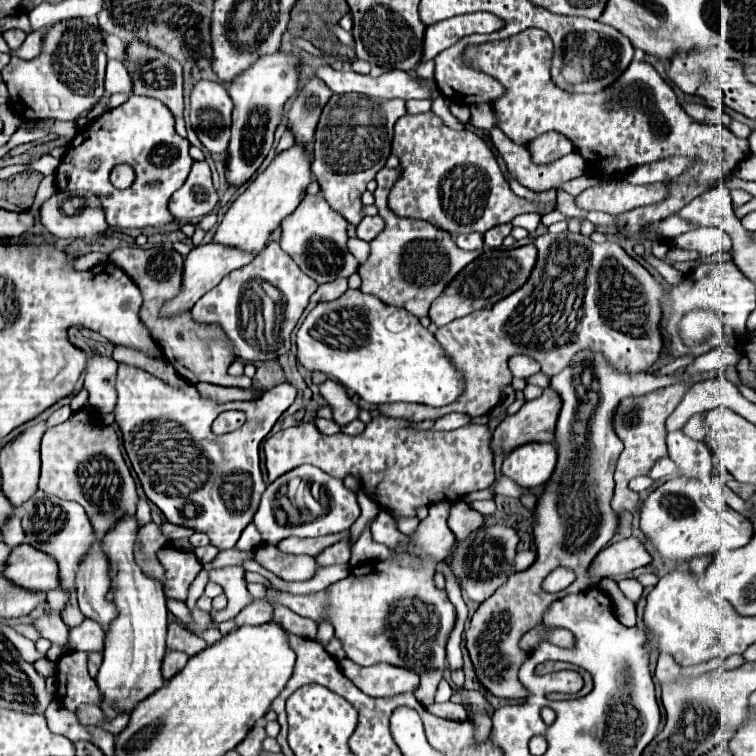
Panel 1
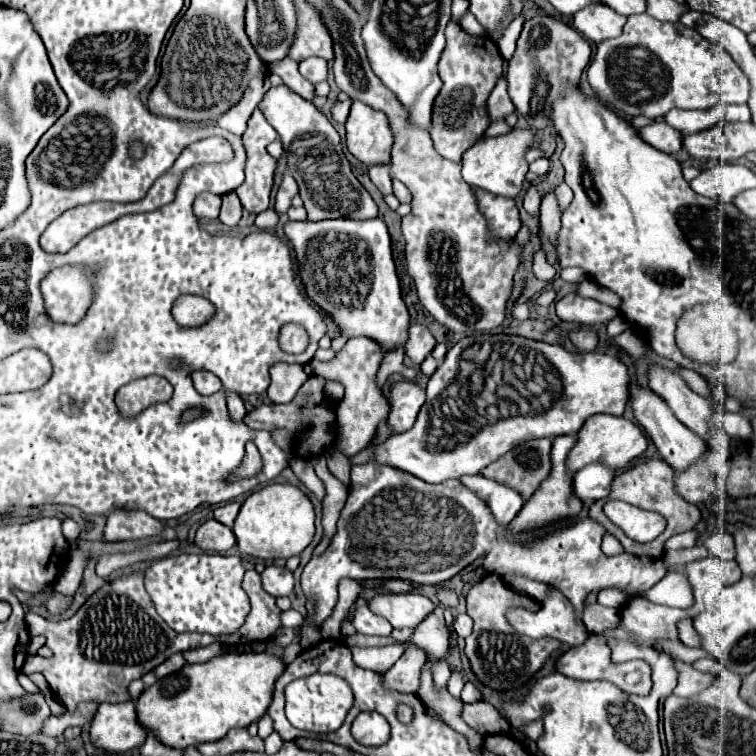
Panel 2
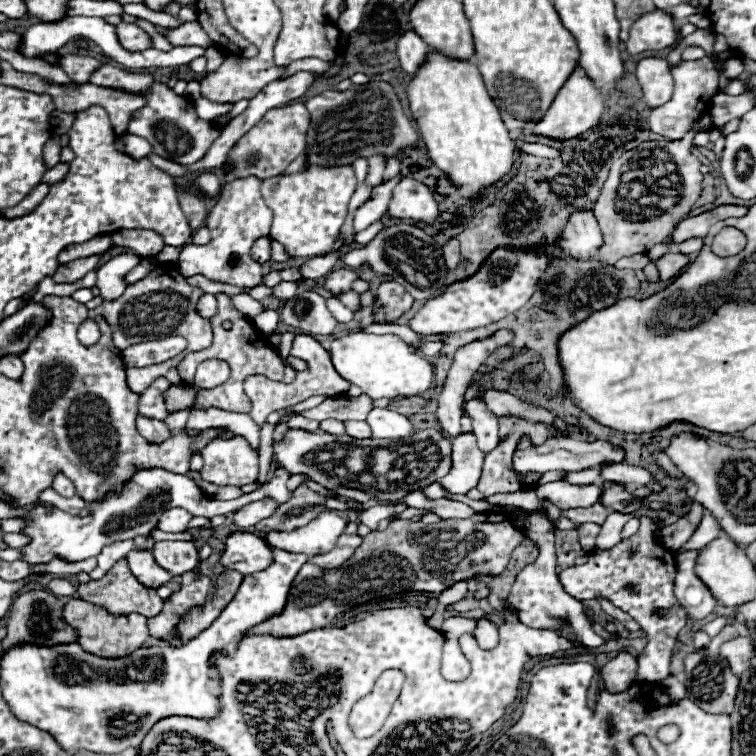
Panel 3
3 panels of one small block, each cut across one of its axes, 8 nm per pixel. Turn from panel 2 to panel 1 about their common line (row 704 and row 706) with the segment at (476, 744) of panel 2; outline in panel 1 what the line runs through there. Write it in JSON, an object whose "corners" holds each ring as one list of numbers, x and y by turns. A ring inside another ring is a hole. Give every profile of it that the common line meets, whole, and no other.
{"corners":[[444,702,444,704,432,704,428,706,428,712,448,718,448,720,466,720,468,712,462,704,454,704,454,702]]}

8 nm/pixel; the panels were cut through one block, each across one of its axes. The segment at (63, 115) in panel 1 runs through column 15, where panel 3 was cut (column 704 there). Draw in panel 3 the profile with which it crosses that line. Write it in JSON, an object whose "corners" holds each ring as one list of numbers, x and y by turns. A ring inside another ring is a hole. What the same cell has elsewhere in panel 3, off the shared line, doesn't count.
{"corners":[[702,58,702,60,694,60,694,62,680,62,676,68,672,68,672,78,674,78,672,100,660,108,654,108,650,112,648,120,650,120,652,132,656,132,664,138,670,138,670,140,678,140,690,130,692,120,708,108,710,98,714,94,718,94,718,72,716,72,712,60]]}

